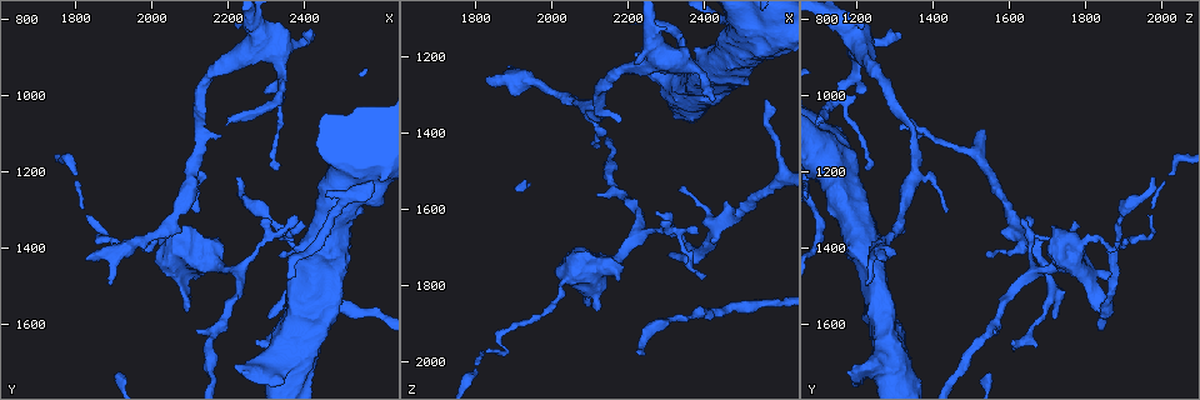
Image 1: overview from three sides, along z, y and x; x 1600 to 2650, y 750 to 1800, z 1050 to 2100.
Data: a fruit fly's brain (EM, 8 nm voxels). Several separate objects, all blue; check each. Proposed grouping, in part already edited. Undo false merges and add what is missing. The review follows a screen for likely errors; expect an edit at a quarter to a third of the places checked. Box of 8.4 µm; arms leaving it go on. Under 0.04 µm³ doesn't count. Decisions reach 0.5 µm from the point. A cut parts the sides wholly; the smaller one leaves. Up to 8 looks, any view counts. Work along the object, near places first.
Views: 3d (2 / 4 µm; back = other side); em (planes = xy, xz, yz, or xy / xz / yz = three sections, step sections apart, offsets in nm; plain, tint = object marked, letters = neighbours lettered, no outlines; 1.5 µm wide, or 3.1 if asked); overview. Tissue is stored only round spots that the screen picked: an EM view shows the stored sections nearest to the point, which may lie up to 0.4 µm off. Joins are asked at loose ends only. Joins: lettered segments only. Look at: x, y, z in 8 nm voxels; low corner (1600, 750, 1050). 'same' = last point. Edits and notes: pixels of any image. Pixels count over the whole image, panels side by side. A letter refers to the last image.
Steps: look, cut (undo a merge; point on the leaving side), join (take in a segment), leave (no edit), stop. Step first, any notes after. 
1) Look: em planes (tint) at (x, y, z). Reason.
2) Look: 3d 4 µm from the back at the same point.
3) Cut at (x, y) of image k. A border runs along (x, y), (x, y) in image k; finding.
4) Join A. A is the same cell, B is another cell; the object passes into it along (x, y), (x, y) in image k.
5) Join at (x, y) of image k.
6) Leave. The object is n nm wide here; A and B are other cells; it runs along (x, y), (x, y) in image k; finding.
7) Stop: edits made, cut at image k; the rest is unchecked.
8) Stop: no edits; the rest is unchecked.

Look: em xz step 8 (letters) at (2220, 1220, 1970). Free end.

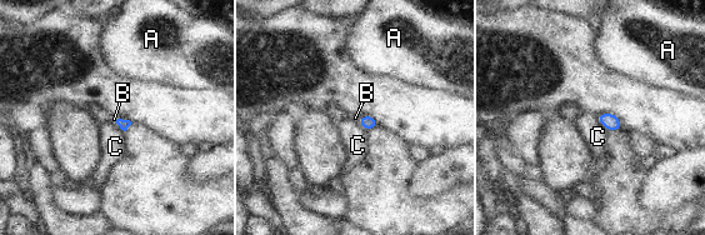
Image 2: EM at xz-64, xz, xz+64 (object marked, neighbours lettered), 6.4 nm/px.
Look: em planes (letters) at the same point. Another direction.

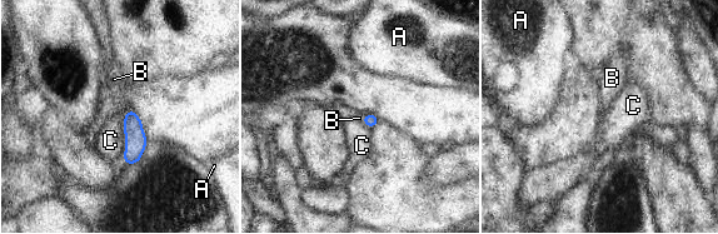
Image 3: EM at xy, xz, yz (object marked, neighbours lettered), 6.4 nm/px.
Join B. B is the same cell, A and C are other cells; the object passes into it along (135, 140), (125, 114), (114, 79) in image 3; it goes on there.

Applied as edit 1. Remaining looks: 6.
Look: em xy step 8 (letters) at (2565, 1090, 1310). An open end.

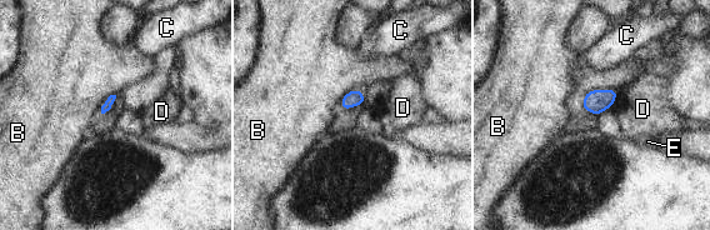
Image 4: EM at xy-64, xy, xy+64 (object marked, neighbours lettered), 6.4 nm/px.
Leave. B, C, D and E are other cells; a border runs along (358, 89), (350, 90), (340, 100) in image 4; none of them fits.

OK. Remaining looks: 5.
Look: 3d 4 µm from the back at (2265, 1645, 1615). An open end.

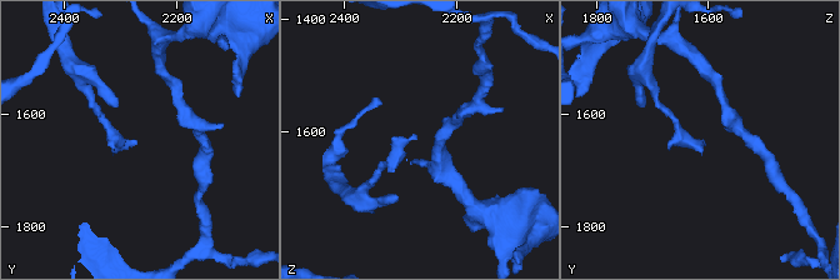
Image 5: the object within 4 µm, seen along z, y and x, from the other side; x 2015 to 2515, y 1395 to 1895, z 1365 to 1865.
Look: em planes (letters) at (2270, 1645, 1615).

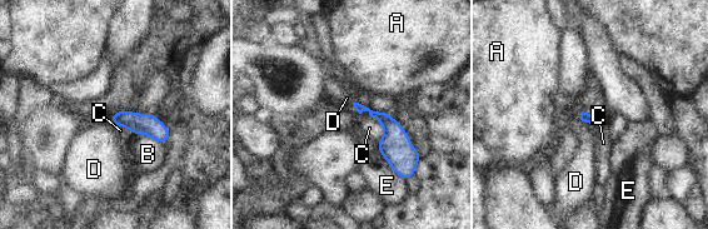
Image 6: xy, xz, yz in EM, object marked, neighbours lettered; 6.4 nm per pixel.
Leave. A, B, C, D and E are other cells; no lettered segment goes on from it.

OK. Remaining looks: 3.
Stop: edits made, join at image 3; the rest is unchecked.

